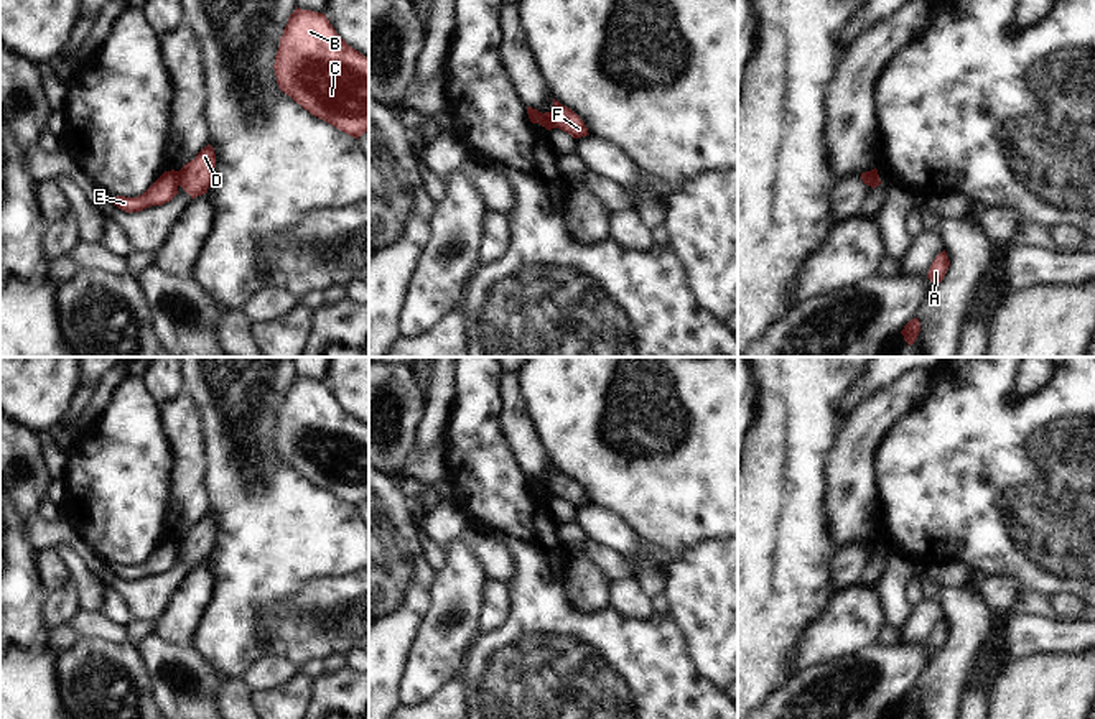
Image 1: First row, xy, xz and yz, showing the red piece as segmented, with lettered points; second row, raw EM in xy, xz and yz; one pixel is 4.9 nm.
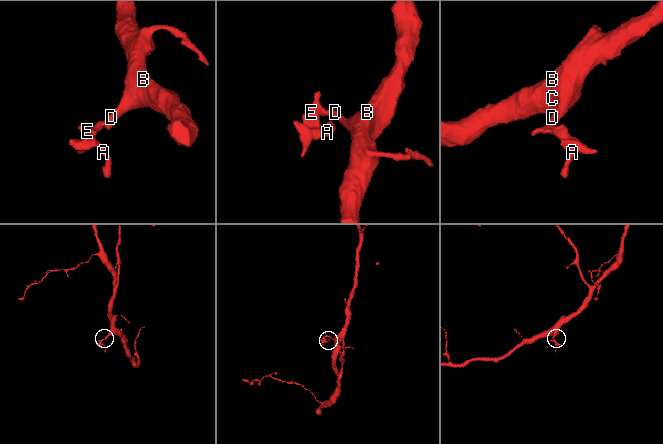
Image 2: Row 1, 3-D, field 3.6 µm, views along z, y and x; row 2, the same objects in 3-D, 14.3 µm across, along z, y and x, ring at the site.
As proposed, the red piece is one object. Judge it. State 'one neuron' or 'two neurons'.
two neurons

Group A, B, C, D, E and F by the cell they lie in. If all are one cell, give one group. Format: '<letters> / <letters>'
A E / B C D F

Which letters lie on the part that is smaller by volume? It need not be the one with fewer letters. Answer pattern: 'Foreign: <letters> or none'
Foreign: A, E.

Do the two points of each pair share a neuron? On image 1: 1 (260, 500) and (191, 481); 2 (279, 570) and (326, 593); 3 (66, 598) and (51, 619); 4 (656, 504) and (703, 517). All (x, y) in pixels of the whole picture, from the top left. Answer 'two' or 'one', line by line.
1: two
2: two
3: one
4: one

